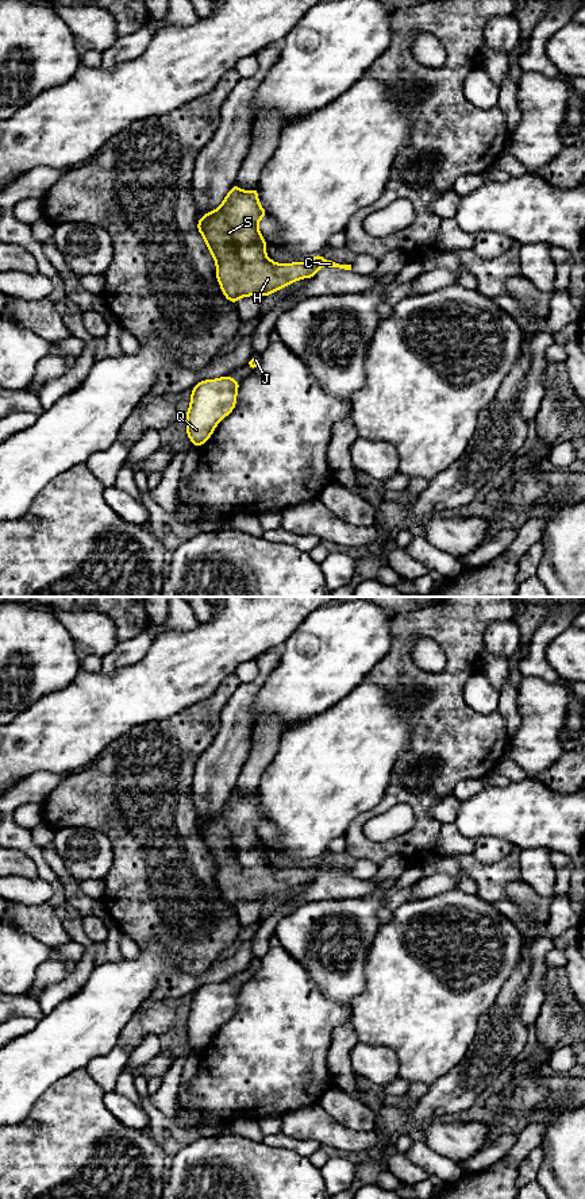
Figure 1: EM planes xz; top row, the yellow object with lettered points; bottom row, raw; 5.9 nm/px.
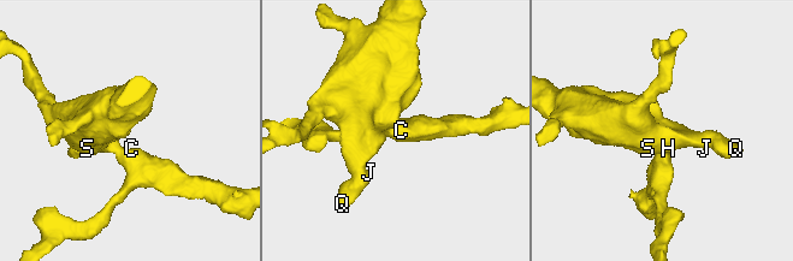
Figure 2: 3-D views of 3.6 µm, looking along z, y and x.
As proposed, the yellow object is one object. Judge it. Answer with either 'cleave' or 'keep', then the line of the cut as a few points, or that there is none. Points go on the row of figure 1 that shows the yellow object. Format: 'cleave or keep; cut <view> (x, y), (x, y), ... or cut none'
keep; cut none

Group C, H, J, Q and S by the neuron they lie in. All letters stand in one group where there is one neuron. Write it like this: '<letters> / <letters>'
C H J Q S

